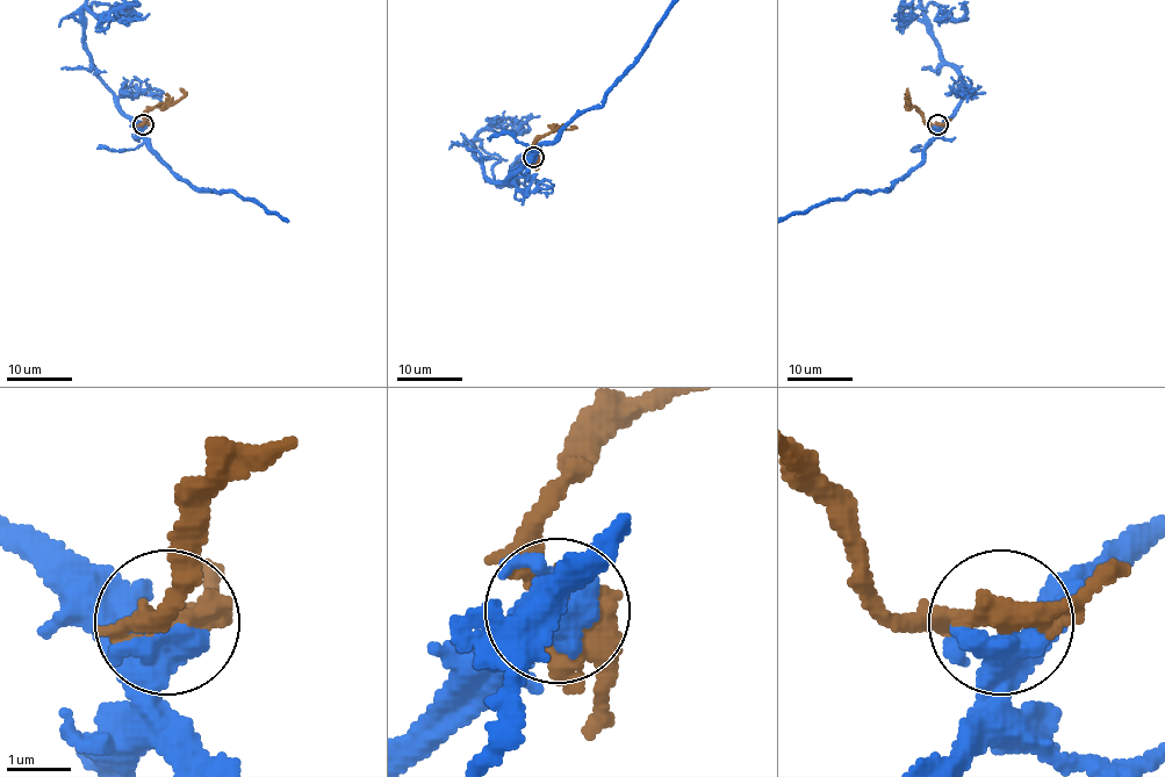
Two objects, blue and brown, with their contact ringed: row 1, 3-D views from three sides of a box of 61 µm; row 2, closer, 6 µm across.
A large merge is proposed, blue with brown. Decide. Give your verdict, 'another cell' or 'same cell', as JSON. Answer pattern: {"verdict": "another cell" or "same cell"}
{"verdict": "another cell"}

